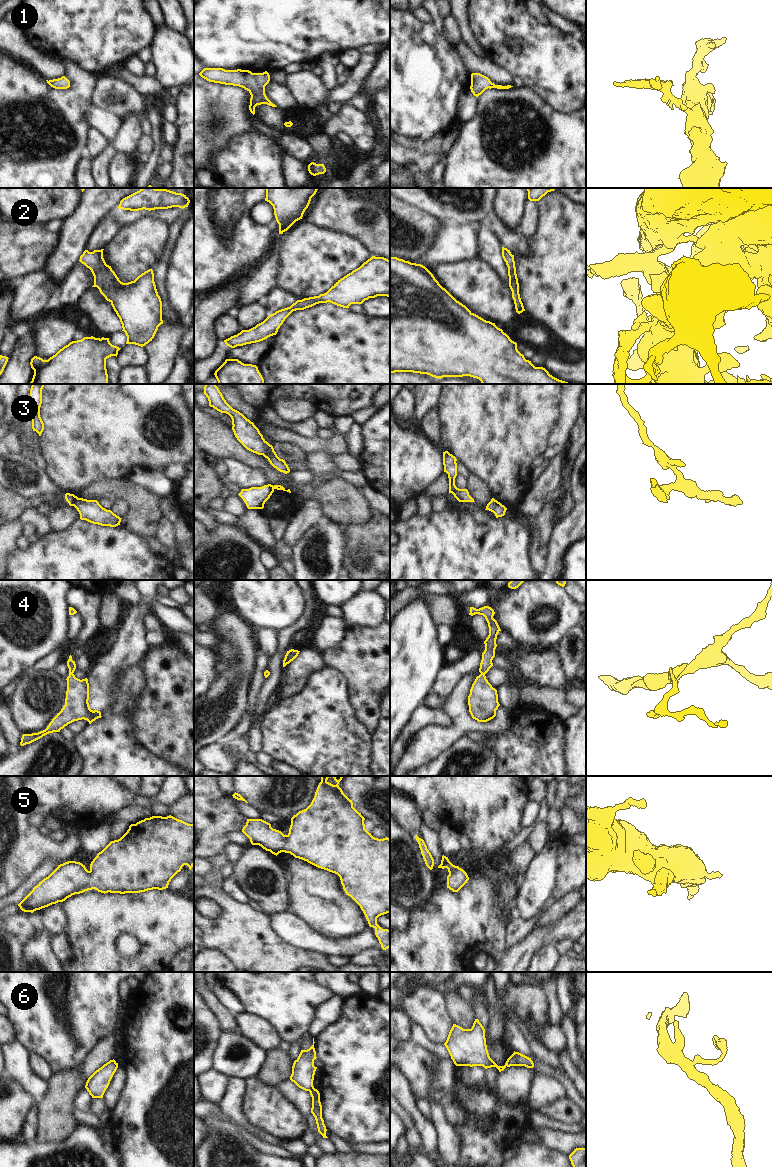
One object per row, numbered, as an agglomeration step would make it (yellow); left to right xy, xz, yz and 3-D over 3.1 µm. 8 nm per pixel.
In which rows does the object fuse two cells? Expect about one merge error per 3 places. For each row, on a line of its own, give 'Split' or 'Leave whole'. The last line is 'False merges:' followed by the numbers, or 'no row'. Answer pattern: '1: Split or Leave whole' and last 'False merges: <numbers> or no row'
1: Leave whole
2: Leave whole
3: Split
4: Leave whole
5: Leave whole
6: Split
False merges: 3, 6

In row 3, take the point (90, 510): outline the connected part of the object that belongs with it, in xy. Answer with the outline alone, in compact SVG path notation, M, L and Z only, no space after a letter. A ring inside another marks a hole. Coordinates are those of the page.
M78 498L74 507L79 512L81 520L86 520L93 524L116 527L120 525L122 519L111 510L103 508L97 500Z

